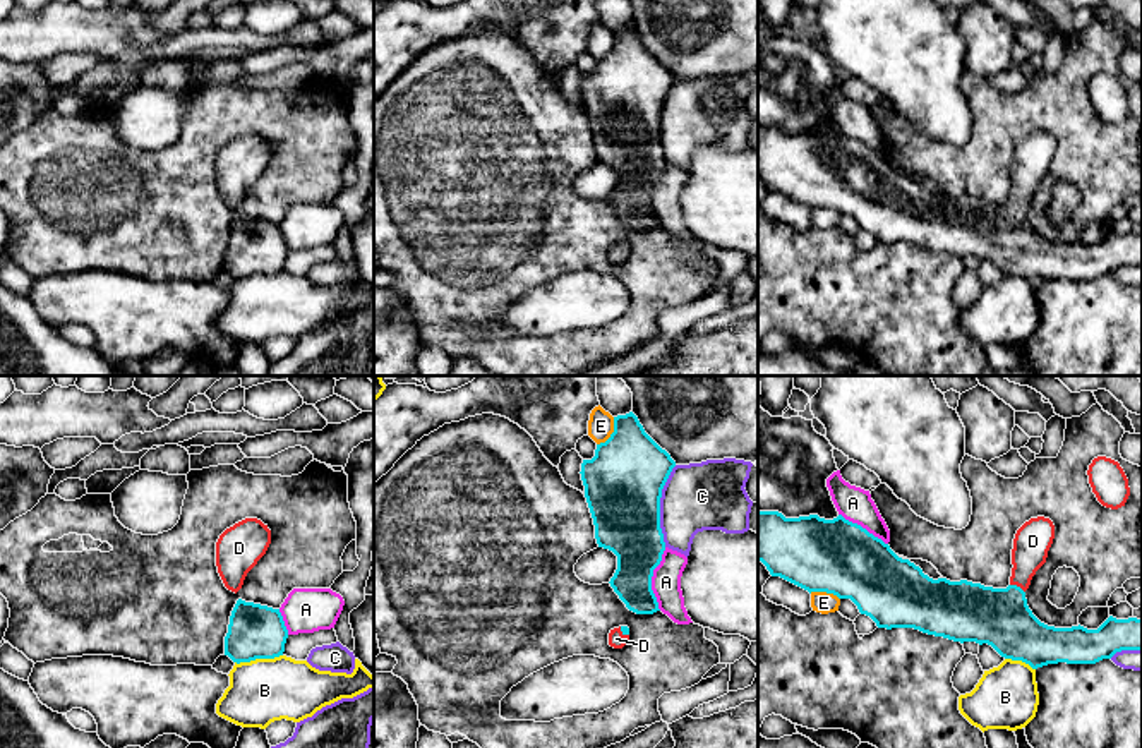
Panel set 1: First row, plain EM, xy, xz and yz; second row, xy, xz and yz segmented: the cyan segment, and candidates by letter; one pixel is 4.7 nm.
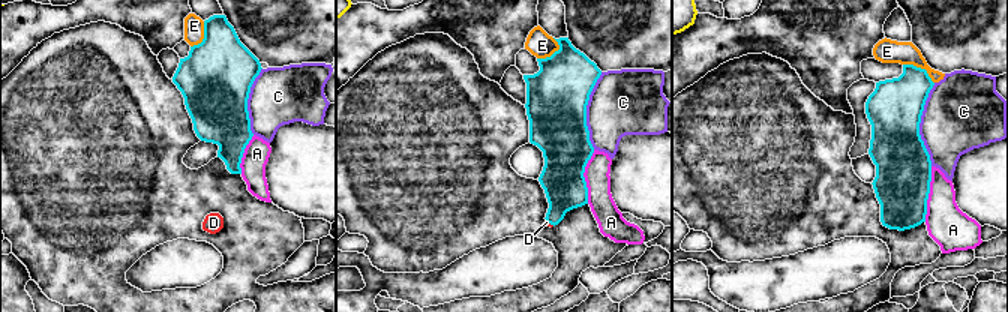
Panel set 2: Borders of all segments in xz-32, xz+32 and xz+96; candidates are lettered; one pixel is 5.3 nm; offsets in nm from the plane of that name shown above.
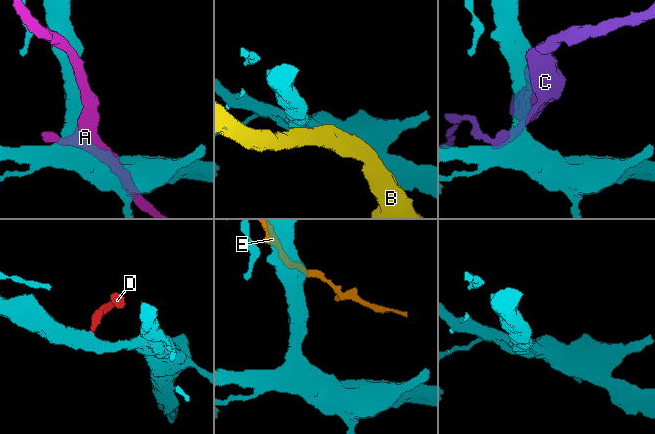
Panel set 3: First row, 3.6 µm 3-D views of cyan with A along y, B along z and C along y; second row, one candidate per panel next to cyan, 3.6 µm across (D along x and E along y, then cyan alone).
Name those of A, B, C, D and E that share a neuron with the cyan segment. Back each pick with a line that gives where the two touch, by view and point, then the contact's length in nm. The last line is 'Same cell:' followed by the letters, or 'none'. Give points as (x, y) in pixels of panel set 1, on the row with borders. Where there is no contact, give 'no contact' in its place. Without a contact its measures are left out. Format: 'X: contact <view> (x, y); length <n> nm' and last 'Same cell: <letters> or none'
D: contact yz (1015, 585); length 80 nm
Same cell: D

